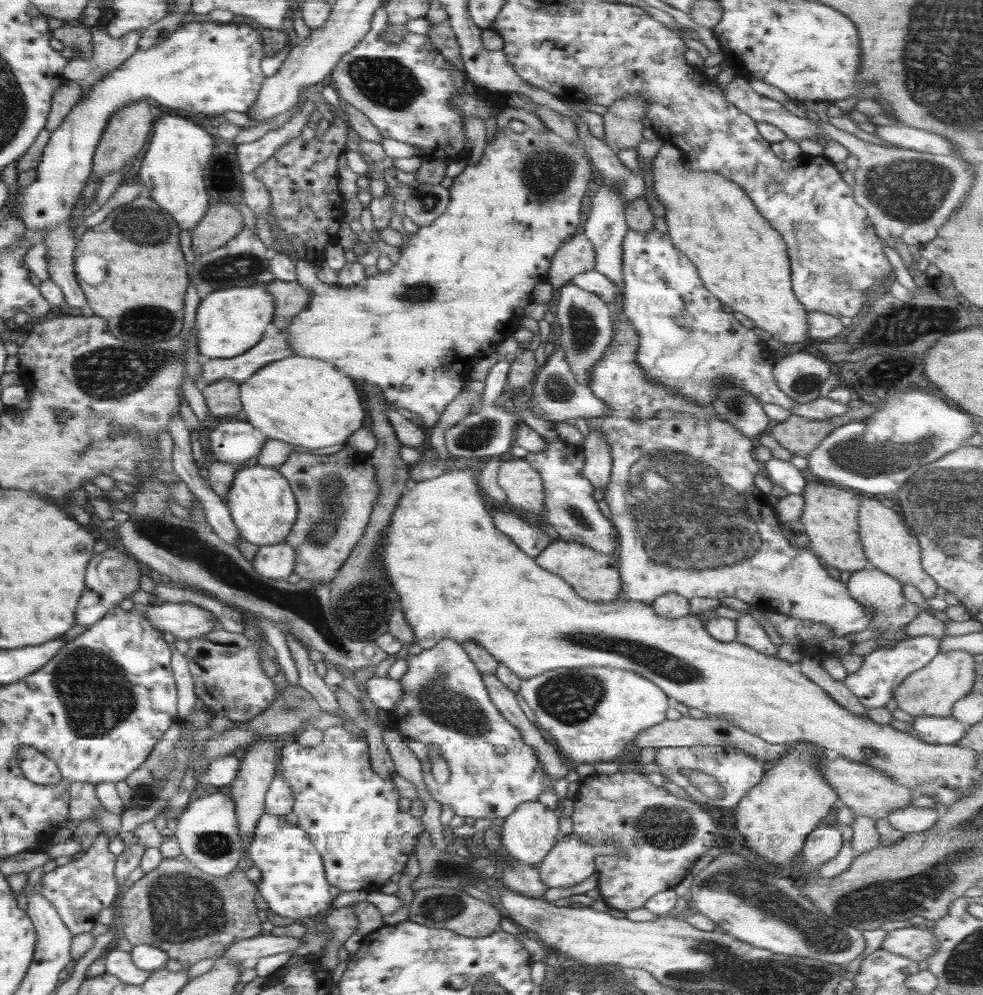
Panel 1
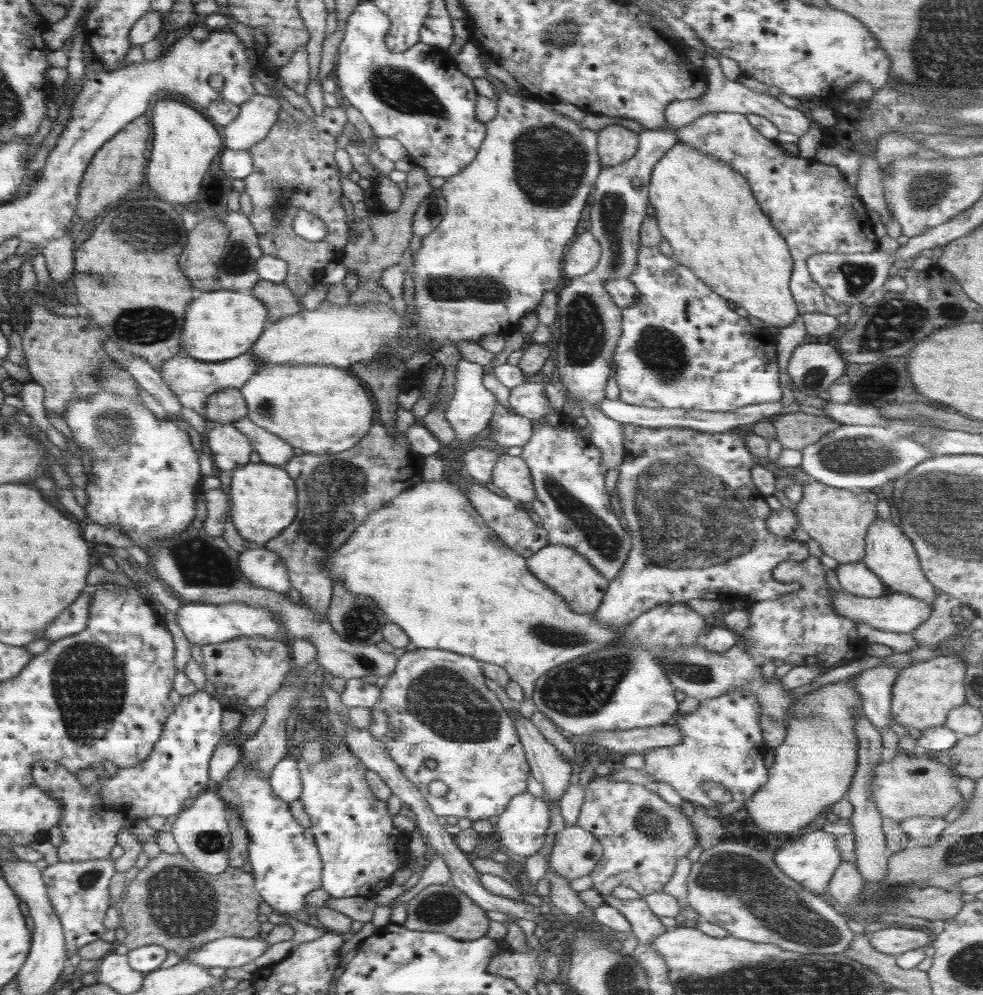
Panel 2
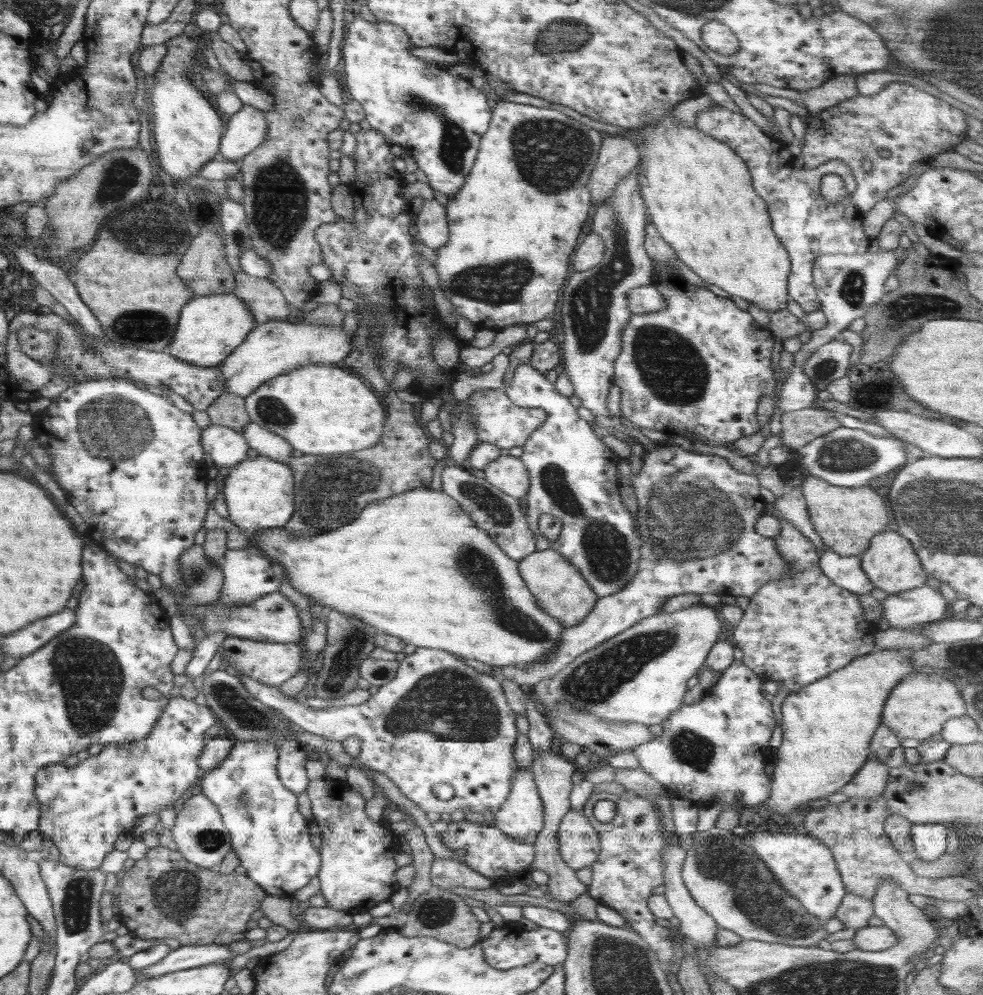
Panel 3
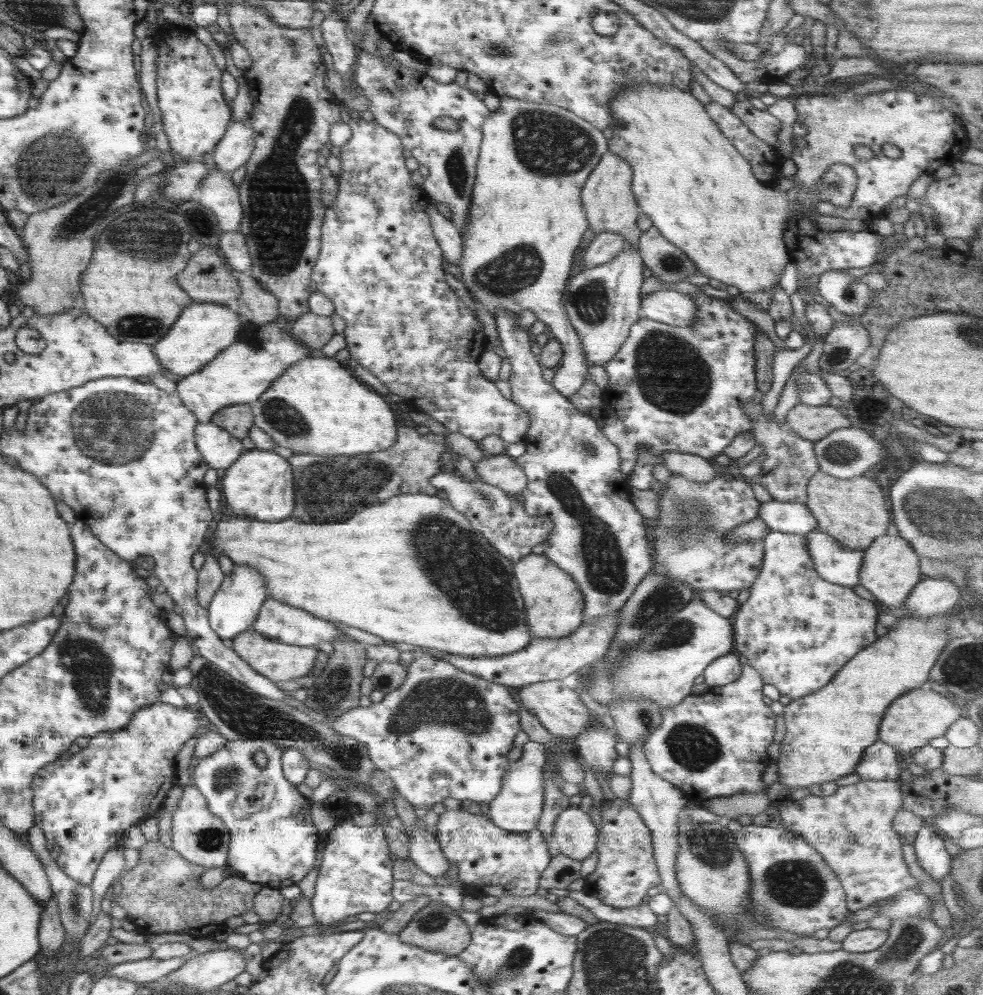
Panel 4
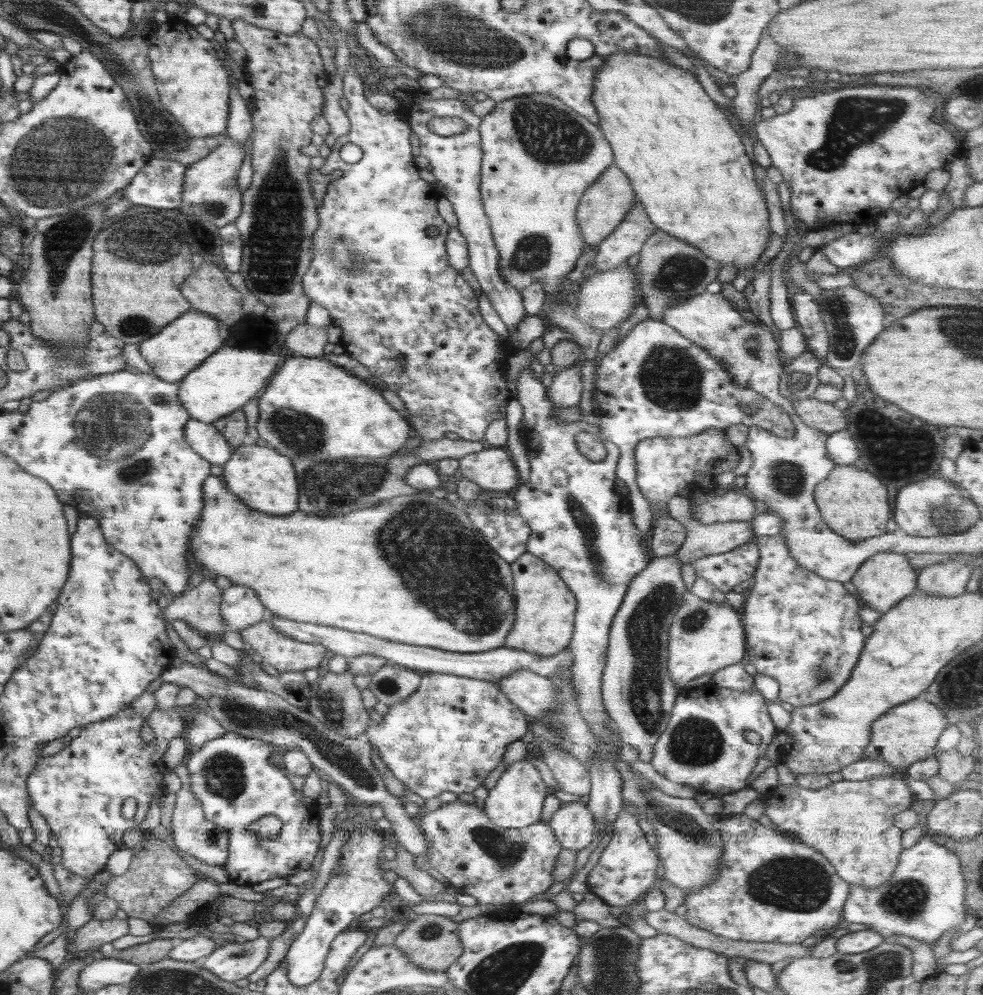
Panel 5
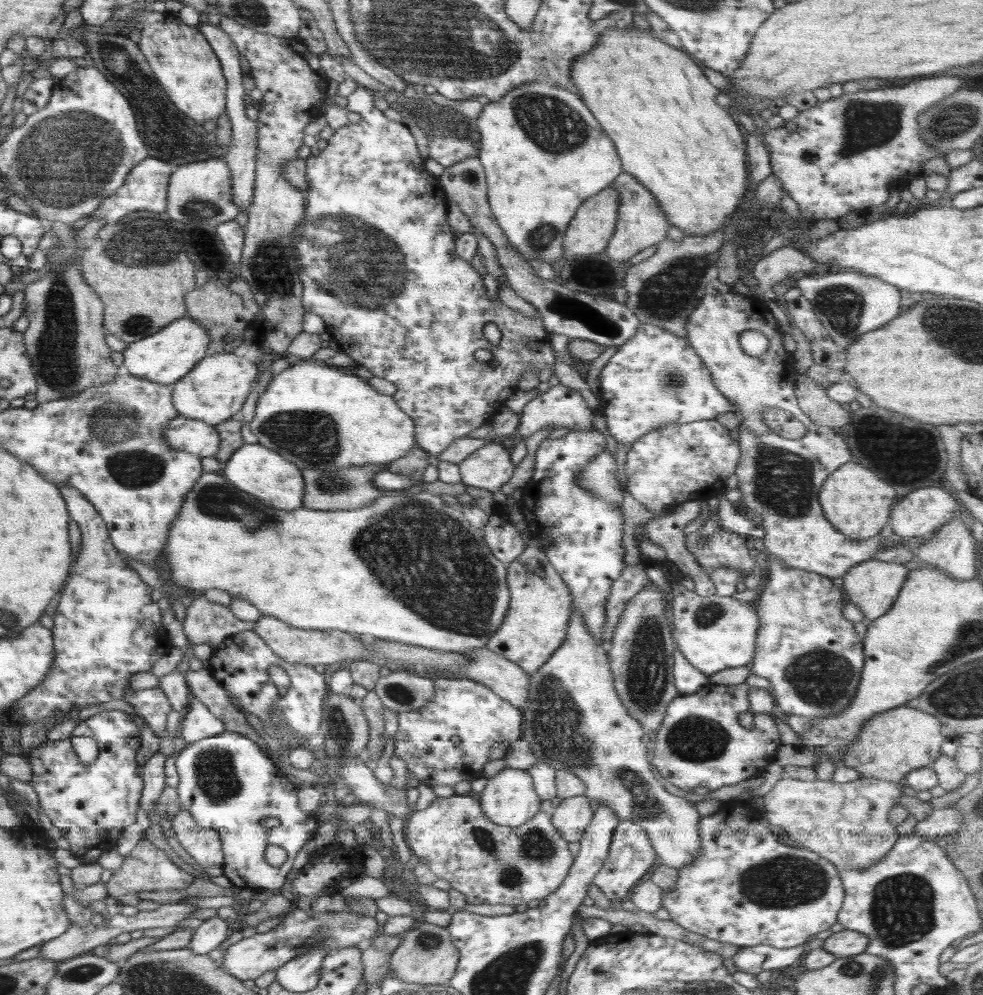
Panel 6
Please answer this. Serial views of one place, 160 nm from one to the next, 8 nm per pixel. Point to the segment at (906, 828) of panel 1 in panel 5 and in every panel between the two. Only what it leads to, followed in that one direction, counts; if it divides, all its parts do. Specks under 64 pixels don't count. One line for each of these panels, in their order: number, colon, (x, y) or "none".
2: (925, 831)
3: (929, 840)
4: (931, 855)
5: (925, 896)

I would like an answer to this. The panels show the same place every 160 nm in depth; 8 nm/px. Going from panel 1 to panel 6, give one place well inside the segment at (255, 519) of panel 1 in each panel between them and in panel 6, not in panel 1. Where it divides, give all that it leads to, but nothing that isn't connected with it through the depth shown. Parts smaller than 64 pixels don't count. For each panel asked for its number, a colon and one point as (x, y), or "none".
2: (264, 498)
3: (259, 493)
4: (259, 485)
5: (264, 479)
6: (253, 468)

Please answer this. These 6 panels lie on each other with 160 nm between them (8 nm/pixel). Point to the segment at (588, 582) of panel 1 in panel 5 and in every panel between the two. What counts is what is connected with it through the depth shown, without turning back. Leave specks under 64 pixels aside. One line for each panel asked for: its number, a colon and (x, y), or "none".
2: (569, 574)
3: (560, 590)
4: (554, 605)
5: (545, 608)

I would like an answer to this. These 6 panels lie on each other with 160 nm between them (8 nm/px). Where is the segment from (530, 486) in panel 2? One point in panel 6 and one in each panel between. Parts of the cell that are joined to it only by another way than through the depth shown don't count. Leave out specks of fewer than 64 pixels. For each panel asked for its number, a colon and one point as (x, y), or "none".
3: (508, 473)
4: (500, 470)
5: (491, 469)
6: (490, 467)

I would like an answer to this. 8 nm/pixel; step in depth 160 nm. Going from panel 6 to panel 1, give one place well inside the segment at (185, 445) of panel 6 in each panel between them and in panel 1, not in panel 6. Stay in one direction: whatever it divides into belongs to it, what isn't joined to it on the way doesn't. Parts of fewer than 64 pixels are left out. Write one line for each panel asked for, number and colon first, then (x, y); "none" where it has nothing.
1: (235, 440)
2: (229, 448)
3: (226, 447)
4: (218, 446)
5: (204, 438)

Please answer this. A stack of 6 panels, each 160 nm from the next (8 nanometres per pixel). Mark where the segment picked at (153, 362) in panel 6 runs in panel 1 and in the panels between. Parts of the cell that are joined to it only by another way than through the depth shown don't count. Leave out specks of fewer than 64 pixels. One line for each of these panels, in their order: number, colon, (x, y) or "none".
1: (229, 322)
2: (222, 324)
3: (211, 327)
4: (205, 329)
5: (176, 350)

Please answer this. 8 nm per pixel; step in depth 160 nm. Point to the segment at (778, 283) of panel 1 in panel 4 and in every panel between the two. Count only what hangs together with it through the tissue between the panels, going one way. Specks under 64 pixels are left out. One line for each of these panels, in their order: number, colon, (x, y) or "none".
2: (706, 210)
3: (699, 194)
4: (701, 194)

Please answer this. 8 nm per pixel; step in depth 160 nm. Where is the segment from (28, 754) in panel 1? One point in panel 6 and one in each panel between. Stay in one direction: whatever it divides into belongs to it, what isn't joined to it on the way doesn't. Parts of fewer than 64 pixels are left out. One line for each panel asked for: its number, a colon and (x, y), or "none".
2: (177, 769)
3: (85, 808)
4: (85, 804)
5: (79, 791)
6: (91, 804)

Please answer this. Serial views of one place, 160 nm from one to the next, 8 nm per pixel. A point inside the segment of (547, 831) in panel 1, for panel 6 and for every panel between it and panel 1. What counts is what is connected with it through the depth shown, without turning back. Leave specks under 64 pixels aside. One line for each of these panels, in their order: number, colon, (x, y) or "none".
2: (522, 826)
3: (521, 816)
4: (518, 807)
5: (516, 801)
6: (508, 799)

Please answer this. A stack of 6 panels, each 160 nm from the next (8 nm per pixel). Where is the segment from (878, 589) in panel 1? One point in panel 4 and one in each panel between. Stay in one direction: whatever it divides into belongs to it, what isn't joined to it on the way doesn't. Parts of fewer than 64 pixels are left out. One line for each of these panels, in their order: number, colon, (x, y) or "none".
2: (856, 578)
3: (846, 572)
4: (833, 562)

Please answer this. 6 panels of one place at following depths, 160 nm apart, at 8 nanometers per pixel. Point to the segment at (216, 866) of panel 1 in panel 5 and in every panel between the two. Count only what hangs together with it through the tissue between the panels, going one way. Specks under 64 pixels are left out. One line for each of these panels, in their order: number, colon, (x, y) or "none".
2: (202, 832)
3: (200, 835)
4: (201, 837)
5: (193, 833)

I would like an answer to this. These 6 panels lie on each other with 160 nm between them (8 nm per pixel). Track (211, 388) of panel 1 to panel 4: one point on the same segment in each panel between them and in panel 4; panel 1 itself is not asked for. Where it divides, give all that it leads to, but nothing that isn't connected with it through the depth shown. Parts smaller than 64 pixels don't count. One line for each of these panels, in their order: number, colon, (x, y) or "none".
2: (225, 406)
3: (228, 410)
4: (238, 418)

